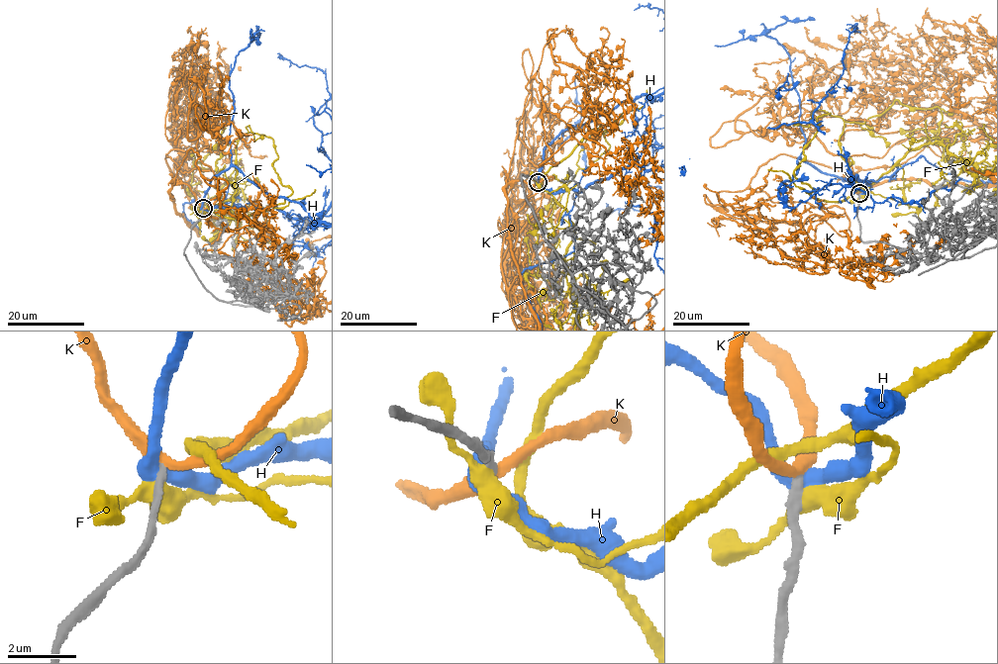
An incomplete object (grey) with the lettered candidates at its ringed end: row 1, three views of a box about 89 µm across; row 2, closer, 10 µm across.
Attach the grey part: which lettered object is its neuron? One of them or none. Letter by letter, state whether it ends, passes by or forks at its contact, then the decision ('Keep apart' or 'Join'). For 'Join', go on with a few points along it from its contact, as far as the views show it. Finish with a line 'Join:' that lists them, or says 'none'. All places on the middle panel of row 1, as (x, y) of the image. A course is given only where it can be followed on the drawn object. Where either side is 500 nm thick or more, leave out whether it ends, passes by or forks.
F: It passes by. Keep apart
H: It passes by. Keep apart
K: It passes by. Join
Join: K

